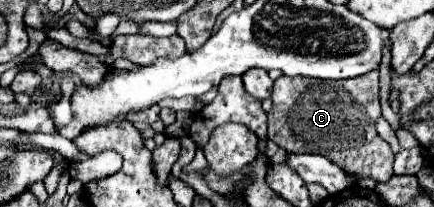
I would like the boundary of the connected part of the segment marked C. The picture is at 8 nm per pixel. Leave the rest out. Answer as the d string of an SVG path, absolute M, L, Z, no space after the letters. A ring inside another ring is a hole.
M378 71L346 81L282 75L274 81L272 103L272 111L268 113L268 137L274 143L288 143L290 151L298 147L298 151L320 153L356 179L386 182L394 175L394 153L376 131L376 119L382 115ZM290 127L298 127L298 135Z

